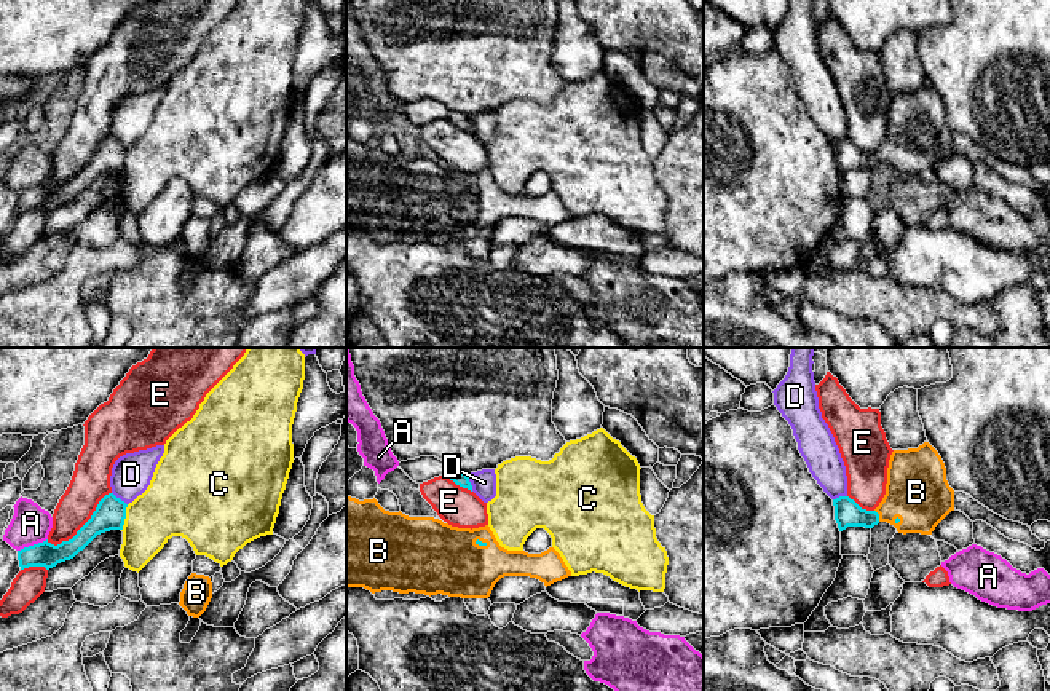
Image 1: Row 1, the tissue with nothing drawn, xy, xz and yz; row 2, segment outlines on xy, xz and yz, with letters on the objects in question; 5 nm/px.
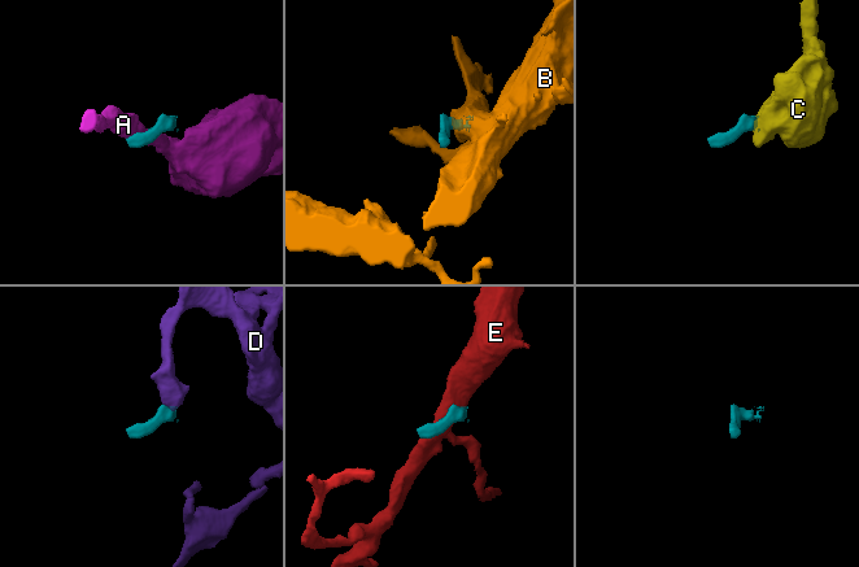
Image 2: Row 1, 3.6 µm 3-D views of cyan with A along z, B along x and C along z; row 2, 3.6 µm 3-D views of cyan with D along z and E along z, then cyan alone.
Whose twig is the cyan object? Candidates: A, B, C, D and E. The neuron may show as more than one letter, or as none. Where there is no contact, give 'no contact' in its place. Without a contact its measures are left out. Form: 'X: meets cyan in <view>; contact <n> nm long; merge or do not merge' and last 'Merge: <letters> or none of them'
A: meets cyan in xy; contact 170 nm long; do not merge
B: meets cyan in yz; contact 70 nm long; merge
C: meets cyan in xy; contact 140 nm long; do not merge
D: meets cyan in xz; contact 90 nm long; do not merge
E: meets cyan in xy; contact 420 nm long; do not merge
Merge: B

